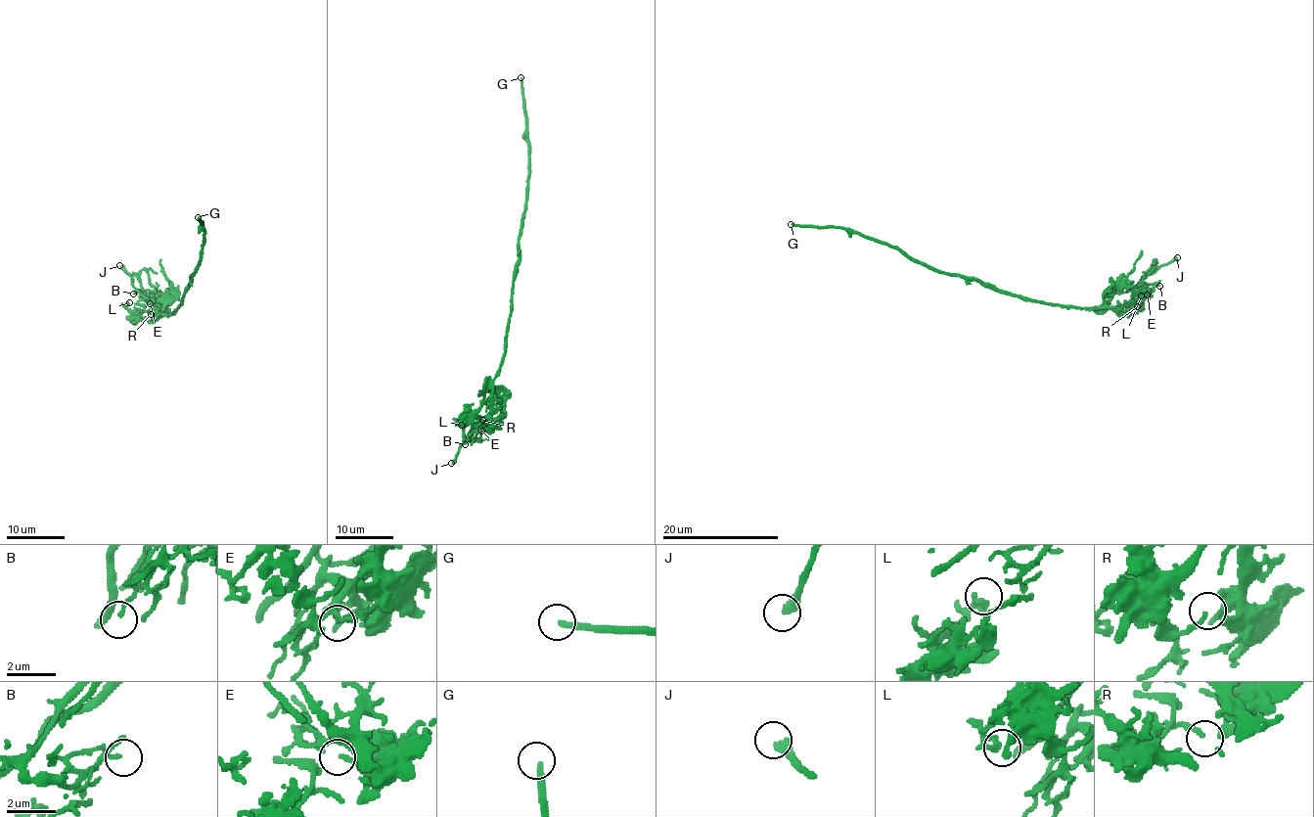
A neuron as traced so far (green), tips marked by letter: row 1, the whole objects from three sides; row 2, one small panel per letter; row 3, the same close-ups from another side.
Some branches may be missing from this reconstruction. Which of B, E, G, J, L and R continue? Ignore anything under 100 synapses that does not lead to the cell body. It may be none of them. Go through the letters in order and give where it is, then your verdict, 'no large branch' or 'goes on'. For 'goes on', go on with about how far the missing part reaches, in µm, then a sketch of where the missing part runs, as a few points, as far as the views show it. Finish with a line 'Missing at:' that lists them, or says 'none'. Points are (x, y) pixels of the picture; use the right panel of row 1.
B: (1159, 286) | no large branch
E: (1147, 295) | no large branch
G: (791, 224) | no large branch
J: (1177, 257) | goes on | 25 µm | (1177, 257), (1205, 219), (1217, 216), (1225, 229), (1204, 246)
L: (1141, 295) | no large branch
R: (1137, 306) | no large branch
Missing at: J

